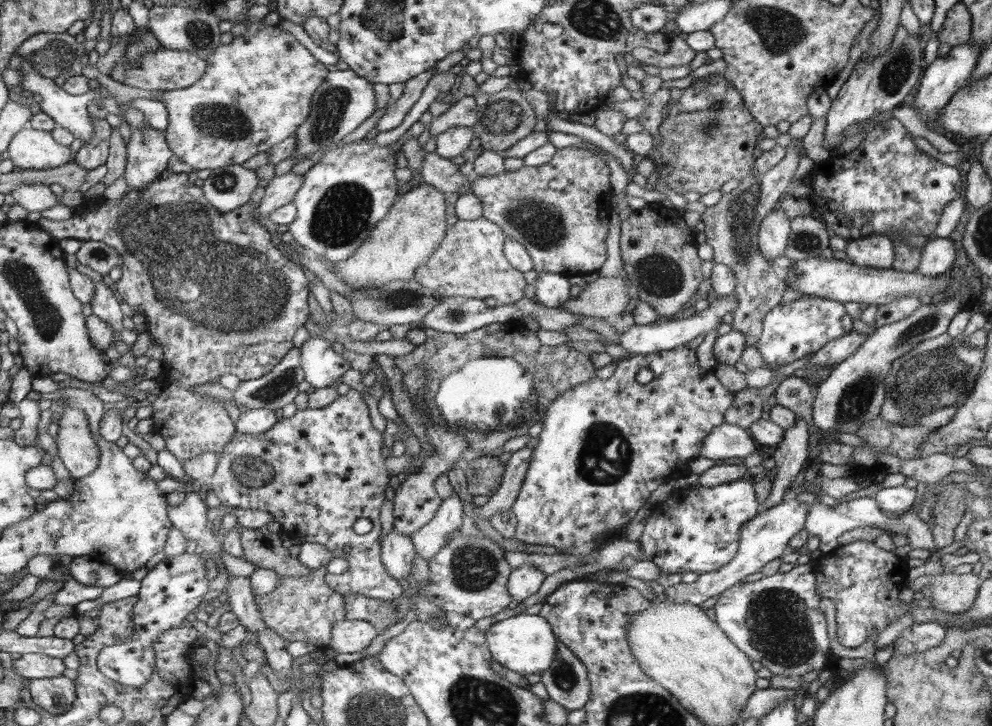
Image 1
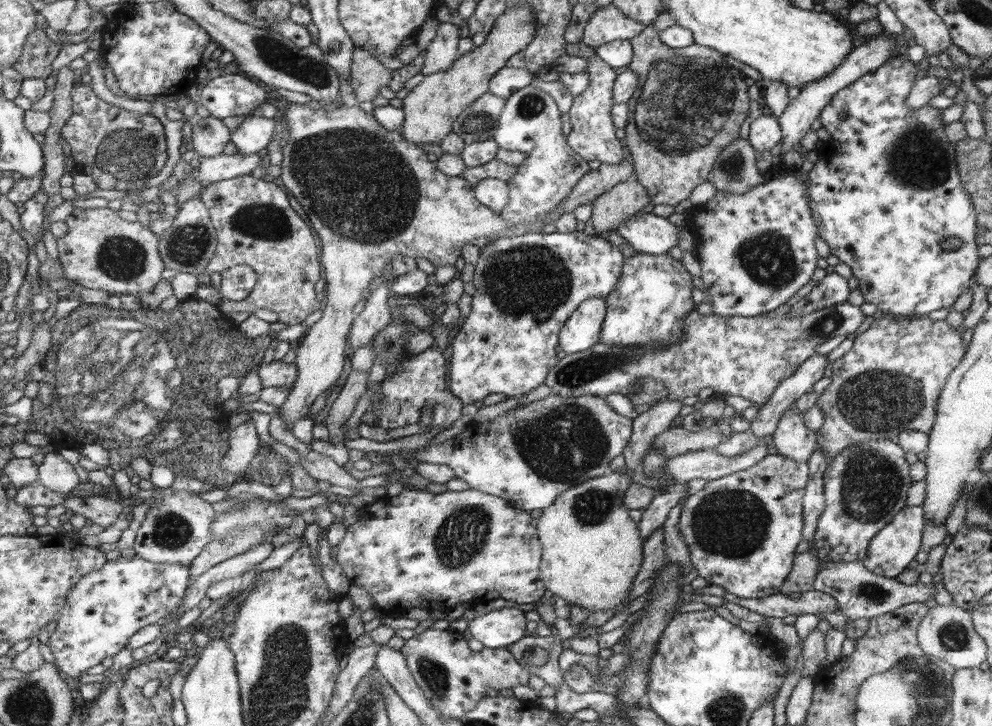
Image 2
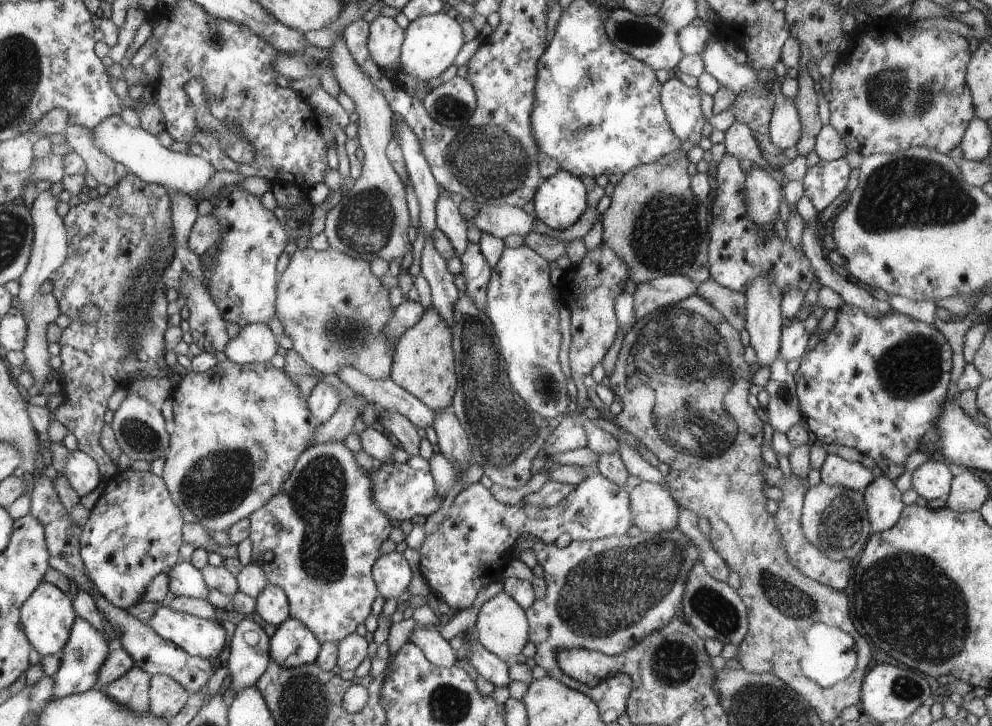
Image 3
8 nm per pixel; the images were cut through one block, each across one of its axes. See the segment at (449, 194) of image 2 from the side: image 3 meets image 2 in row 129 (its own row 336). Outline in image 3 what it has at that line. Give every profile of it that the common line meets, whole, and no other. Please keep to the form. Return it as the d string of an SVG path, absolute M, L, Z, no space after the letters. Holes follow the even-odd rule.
M306 247L291 255L290 264L282 272L277 316L285 335L294 343L293 350L316 371L337 374L342 366L352 365L369 376L386 379L392 375L394 350L394 345L385 336L385 325L393 316L388 292L389 289L383 288L379 278L370 272L368 261L345 256L331 247L324 251Z

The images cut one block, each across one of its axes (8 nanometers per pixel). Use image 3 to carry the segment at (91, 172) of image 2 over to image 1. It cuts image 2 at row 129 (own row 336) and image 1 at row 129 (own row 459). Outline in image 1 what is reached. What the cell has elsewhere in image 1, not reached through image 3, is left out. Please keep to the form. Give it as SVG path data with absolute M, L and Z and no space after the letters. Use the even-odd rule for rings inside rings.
M92 118L93 138L85 142L76 154L75 163L86 170L102 166L109 157L109 138L112 137L110 124L102 118Z

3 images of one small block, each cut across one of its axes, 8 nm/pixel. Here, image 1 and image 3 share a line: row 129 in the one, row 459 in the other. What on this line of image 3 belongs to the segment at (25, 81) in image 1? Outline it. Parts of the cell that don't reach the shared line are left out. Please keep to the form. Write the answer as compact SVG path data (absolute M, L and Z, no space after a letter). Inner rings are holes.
M79 449L68 452L63 464L63 476L80 498L93 492L104 480L97 462Z

